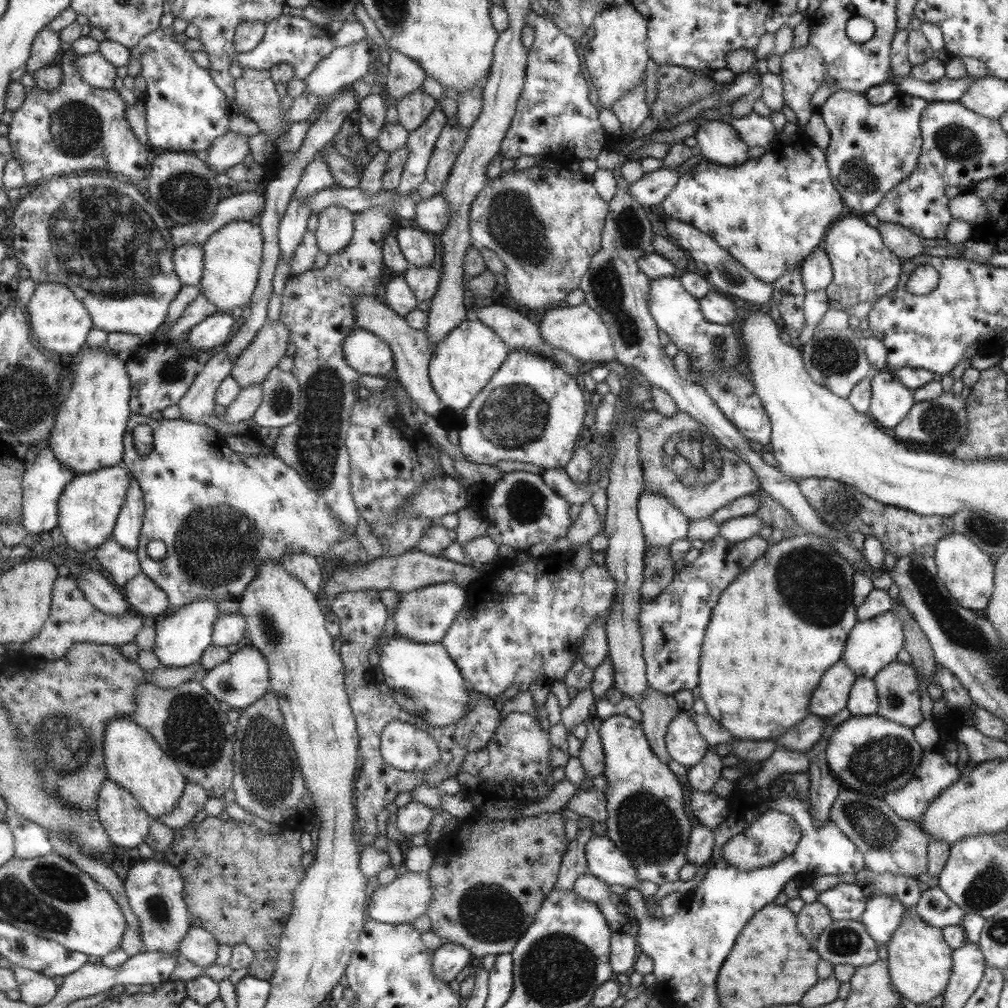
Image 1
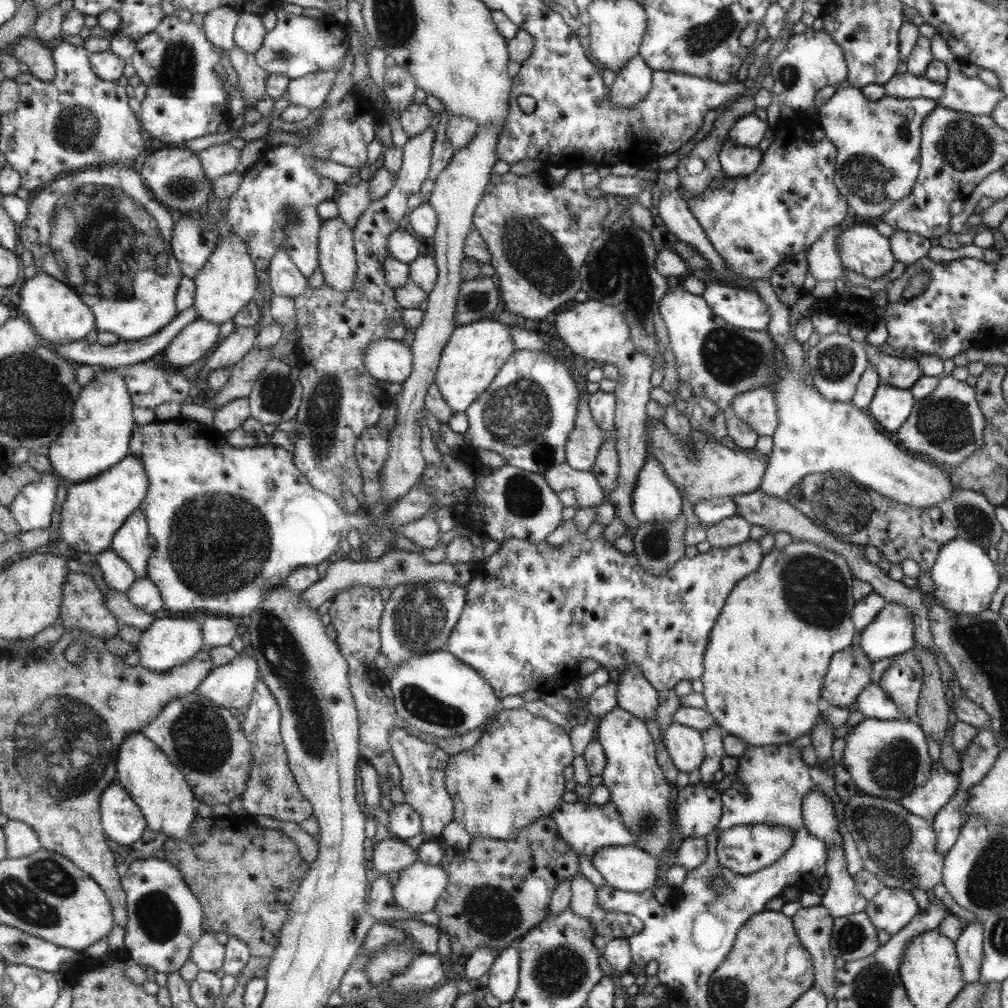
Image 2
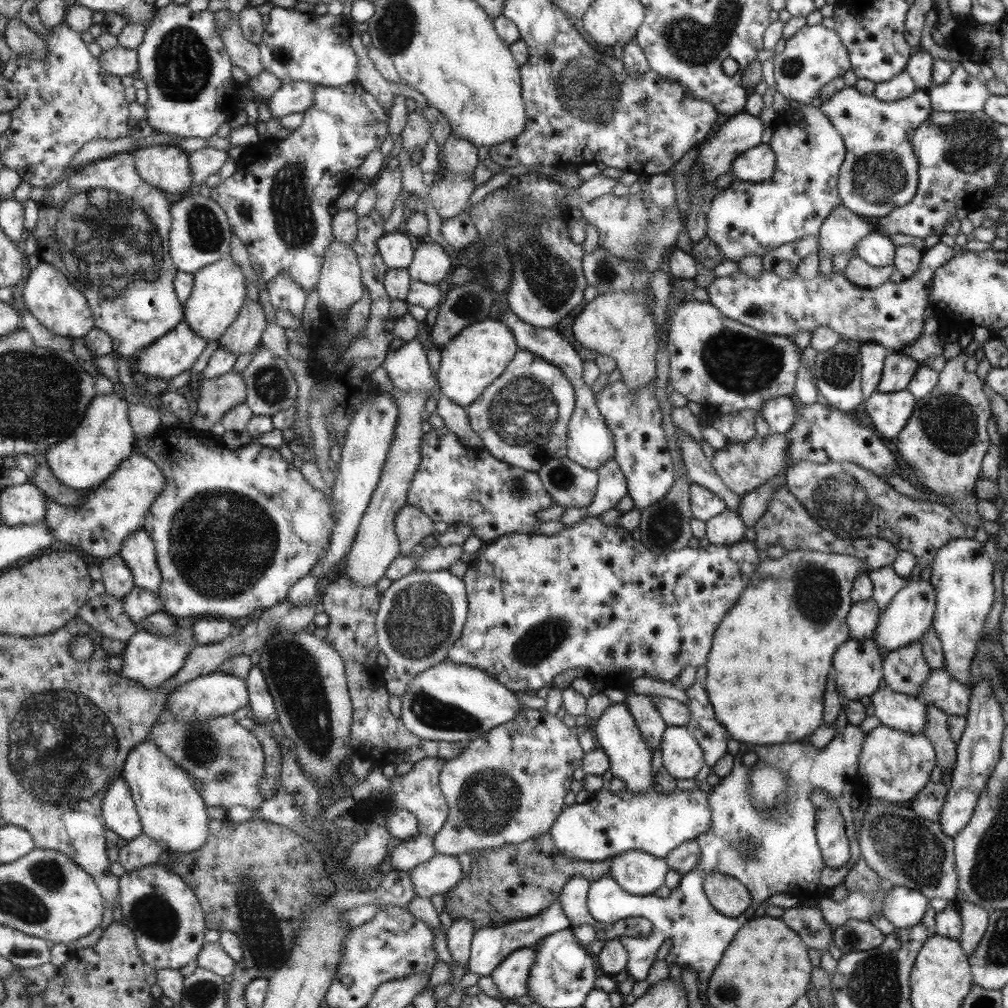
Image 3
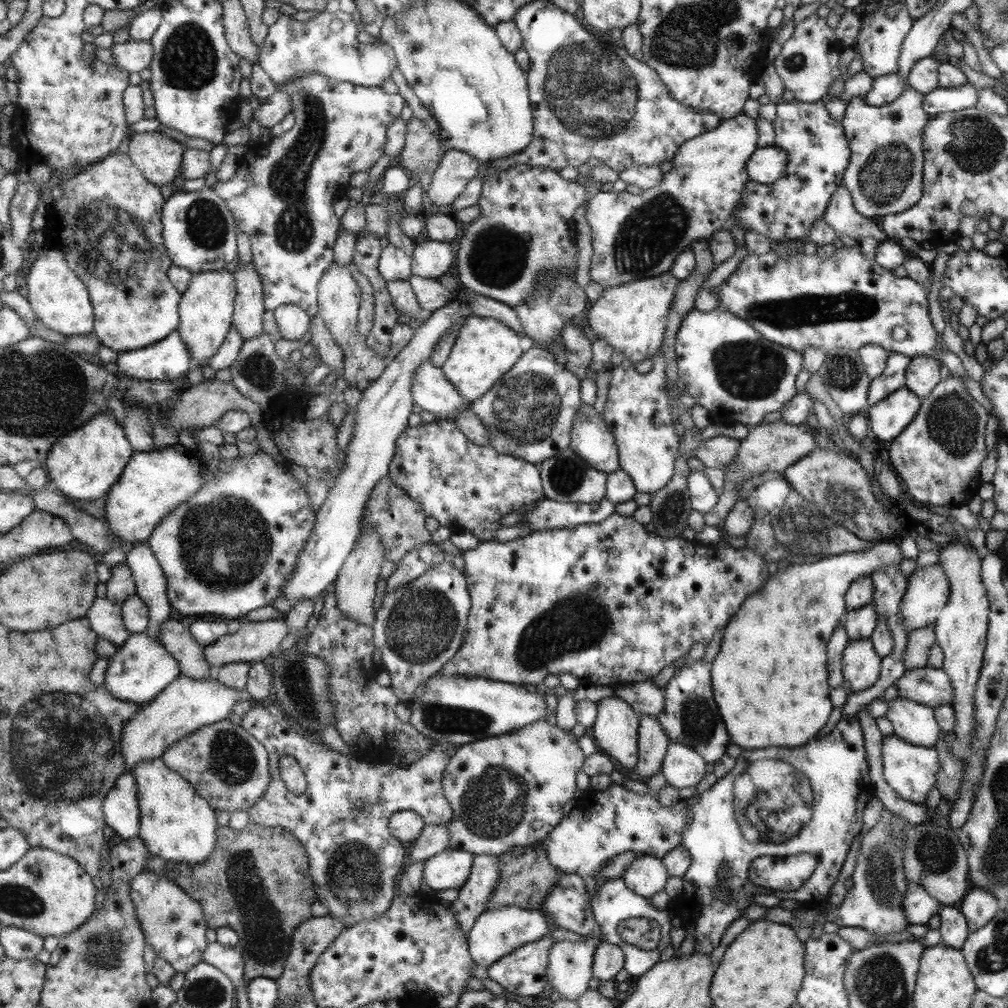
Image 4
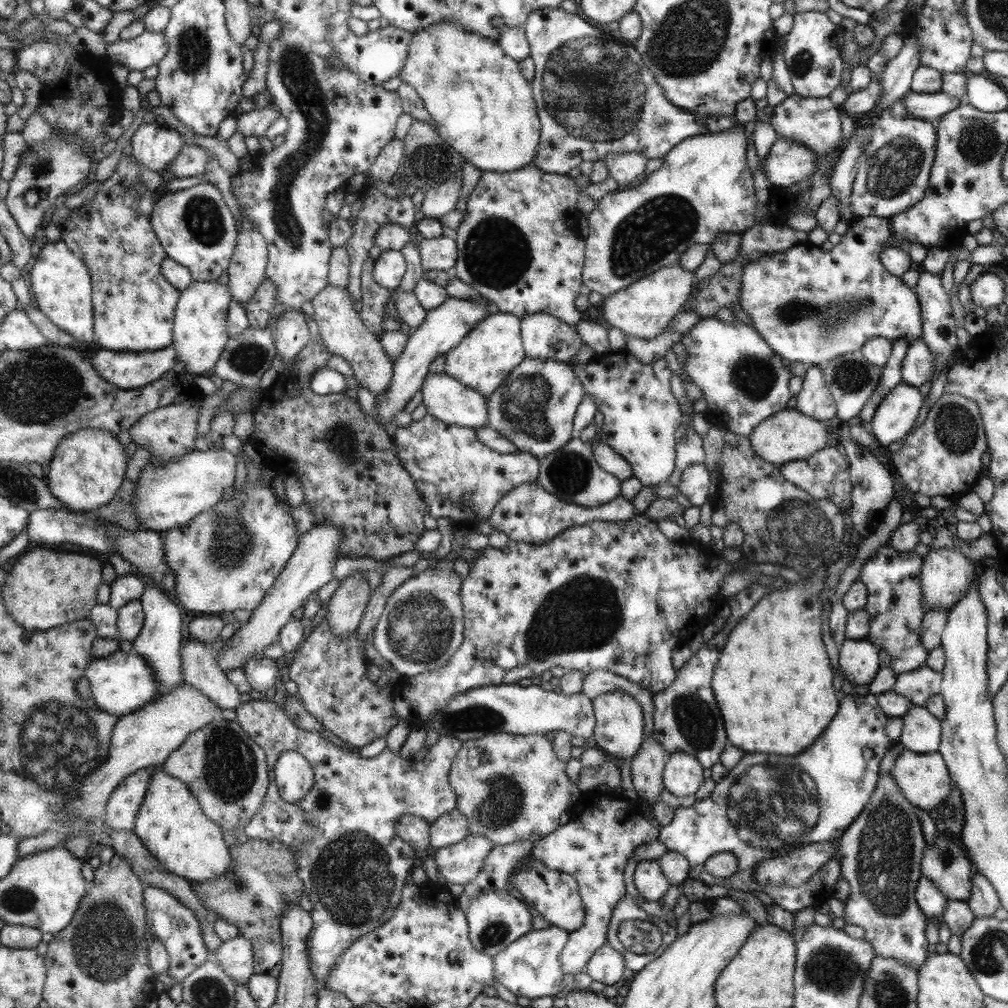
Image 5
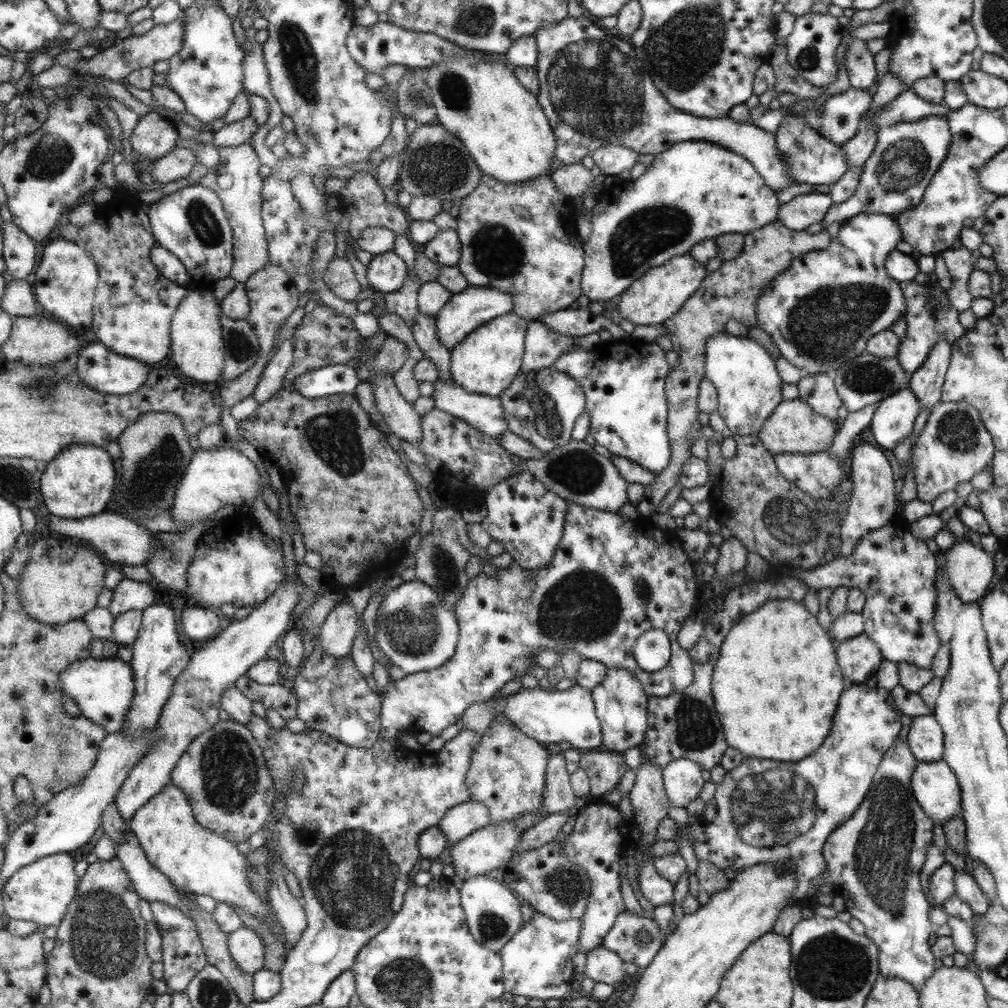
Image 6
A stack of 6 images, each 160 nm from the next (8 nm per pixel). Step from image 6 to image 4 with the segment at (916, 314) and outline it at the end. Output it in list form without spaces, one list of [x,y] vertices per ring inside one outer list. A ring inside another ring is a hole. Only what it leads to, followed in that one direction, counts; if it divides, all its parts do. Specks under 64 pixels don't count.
[[[931,356],[911,357],[906,368],[904,387],[924,399],[941,380],[940,366]]]

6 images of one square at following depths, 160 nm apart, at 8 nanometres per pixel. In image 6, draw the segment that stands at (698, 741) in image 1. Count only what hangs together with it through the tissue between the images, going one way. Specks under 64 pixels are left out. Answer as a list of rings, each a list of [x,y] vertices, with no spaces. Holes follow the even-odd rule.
[[[678,758],[662,767],[661,783],[671,806],[684,808],[697,798],[703,786],[699,767],[698,763],[688,758]]]

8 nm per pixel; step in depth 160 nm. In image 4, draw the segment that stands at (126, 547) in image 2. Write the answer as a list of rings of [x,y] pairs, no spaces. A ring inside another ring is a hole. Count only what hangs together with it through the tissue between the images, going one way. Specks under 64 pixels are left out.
[[[148,542],[134,543],[132,551],[128,552],[126,563],[135,575],[137,595],[150,608],[151,620],[147,633],[160,642],[160,626],[166,620],[178,616],[168,597],[165,571]]]

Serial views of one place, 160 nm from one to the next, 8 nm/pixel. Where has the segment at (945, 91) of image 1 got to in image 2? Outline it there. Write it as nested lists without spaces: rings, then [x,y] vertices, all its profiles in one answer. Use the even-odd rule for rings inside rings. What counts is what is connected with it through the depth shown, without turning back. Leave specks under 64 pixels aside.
[[[902,70],[884,84],[884,89],[886,96],[900,99],[928,98],[937,102],[944,96],[944,83],[931,82]]]

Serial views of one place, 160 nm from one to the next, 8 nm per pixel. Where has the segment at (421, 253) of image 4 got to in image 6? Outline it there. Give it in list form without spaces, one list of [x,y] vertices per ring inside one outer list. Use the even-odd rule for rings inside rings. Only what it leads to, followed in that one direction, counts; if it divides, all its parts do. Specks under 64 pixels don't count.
[[[441,229],[439,235],[421,251],[439,266],[455,267],[460,258],[459,236],[456,231]]]

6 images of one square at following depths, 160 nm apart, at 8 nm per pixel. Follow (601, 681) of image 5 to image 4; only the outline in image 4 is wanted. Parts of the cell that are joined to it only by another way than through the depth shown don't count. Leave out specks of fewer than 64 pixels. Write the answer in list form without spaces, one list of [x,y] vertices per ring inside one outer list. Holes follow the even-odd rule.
[[[650,681],[614,686],[613,697],[623,699],[638,716],[663,713],[663,691]]]

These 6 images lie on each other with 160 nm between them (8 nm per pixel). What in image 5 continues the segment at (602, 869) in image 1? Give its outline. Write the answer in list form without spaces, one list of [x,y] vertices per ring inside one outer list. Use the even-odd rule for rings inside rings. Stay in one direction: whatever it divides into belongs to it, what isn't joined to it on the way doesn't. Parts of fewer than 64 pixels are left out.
[[[656,859],[642,860],[635,865],[633,886],[645,900],[658,901],[667,892],[669,884]]]

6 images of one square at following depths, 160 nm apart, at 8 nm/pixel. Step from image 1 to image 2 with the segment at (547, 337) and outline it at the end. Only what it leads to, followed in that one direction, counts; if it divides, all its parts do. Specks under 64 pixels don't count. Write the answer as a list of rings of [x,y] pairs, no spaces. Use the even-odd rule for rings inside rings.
[[[590,299],[577,303],[570,310],[556,315],[554,320],[555,333],[559,336],[560,346],[566,347],[569,354],[581,356],[585,360],[595,360],[617,367],[618,377],[616,387],[612,392],[615,395],[615,449],[617,452],[618,469],[616,485],[606,494],[605,502],[615,507],[616,517],[626,528],[626,535],[633,537],[640,521],[632,511],[632,492],[636,484],[637,475],[644,465],[647,454],[647,434],[645,404],[649,402],[650,390],[653,387],[650,381],[652,376],[652,359],[647,354],[641,354],[633,346],[631,331],[625,323],[625,316],[617,311],[617,307],[605,306]],[[628,664],[620,671],[616,692],[618,708],[631,712],[641,722],[645,720],[655,722],[657,694],[658,692],[643,678],[641,669],[637,666]]]

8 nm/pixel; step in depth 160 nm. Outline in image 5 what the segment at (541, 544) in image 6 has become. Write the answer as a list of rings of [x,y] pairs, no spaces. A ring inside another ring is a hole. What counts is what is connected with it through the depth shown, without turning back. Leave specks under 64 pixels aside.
[[[524,482],[500,498],[487,522],[494,531],[504,532],[511,540],[539,545],[551,540],[565,529],[577,528],[592,520],[622,523],[631,519],[635,514],[633,505],[621,495],[613,497],[609,502],[602,505],[584,507],[567,504],[555,498],[535,482]]]

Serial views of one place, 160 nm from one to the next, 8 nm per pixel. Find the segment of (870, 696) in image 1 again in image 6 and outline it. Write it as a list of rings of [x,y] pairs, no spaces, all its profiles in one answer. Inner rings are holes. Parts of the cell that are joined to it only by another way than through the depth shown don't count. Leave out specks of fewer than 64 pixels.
[[[933,715],[913,717],[906,738],[917,761],[935,762],[943,758],[943,732]]]

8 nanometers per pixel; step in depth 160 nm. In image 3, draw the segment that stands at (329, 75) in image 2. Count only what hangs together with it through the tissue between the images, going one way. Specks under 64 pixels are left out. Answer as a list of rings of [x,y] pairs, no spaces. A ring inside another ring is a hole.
[[[291,81],[269,98],[271,116],[281,120],[288,114],[304,113],[314,106],[316,85],[307,81]]]

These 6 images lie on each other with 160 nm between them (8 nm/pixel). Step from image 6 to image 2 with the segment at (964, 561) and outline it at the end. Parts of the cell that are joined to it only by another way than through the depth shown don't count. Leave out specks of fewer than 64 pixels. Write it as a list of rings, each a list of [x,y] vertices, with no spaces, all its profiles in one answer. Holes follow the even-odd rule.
[[[887,602],[871,624],[858,634],[857,644],[861,651],[868,656],[869,663],[875,663],[883,658],[891,659],[899,654],[907,653],[915,645],[915,625],[912,622],[912,613],[907,606],[897,602]]]

